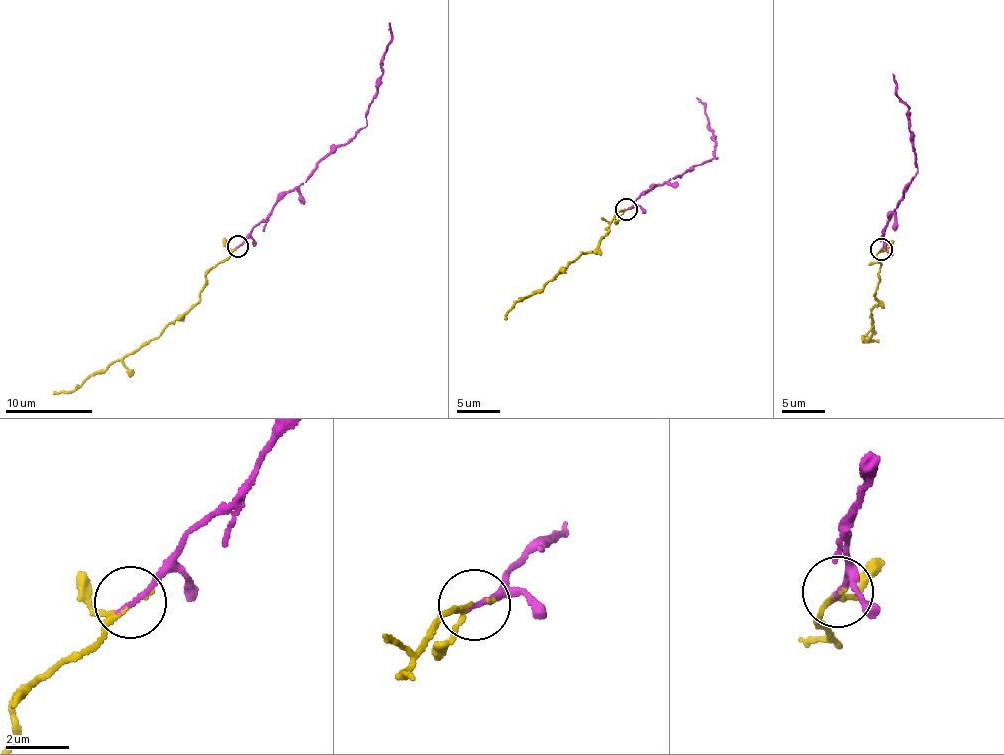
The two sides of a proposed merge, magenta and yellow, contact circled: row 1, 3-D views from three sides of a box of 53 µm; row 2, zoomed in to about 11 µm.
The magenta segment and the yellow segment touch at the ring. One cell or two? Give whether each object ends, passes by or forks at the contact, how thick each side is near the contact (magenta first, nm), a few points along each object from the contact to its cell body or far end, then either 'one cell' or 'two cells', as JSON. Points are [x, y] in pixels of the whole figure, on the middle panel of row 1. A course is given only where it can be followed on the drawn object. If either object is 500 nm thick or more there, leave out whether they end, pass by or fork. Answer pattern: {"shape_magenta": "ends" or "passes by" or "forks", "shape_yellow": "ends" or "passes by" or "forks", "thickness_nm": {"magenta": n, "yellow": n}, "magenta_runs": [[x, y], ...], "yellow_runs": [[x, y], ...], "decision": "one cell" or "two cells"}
{"shape_magenta": "ends", "shape_yellow": "passes by", "thickness_nm": {"magenta": 190, "yellow": 120}, "magenta_runs": [[626, 209], [643, 191], [717, 159], [712, 152], [714, 131], [707, 124], [705, 104], [696, 97]], "yellow_runs": [[626, 209], [616, 211], [605, 228], [609, 232], [596, 248], [568, 261], [542, 289], [518, 299], [505, 320]], "decision": "one cell"}

